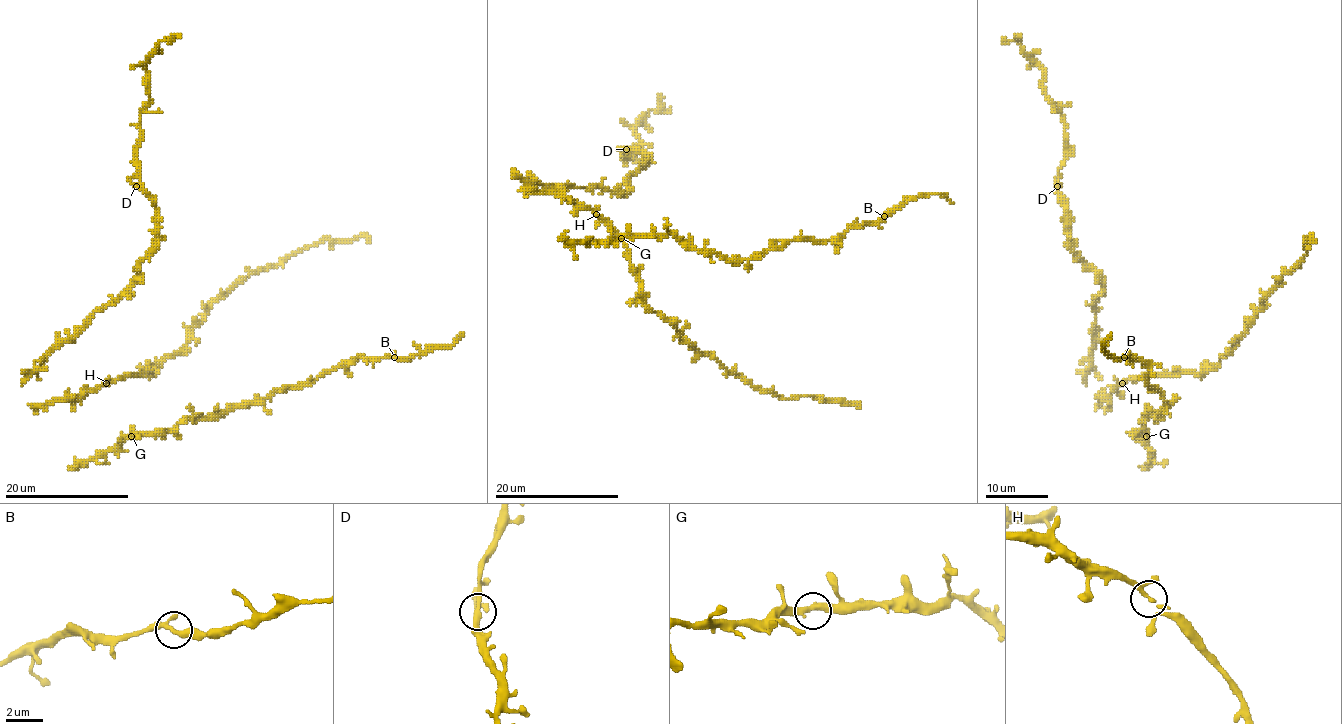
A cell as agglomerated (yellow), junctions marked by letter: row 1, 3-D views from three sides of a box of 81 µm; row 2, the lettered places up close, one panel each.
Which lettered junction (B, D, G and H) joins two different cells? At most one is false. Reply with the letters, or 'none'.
none

